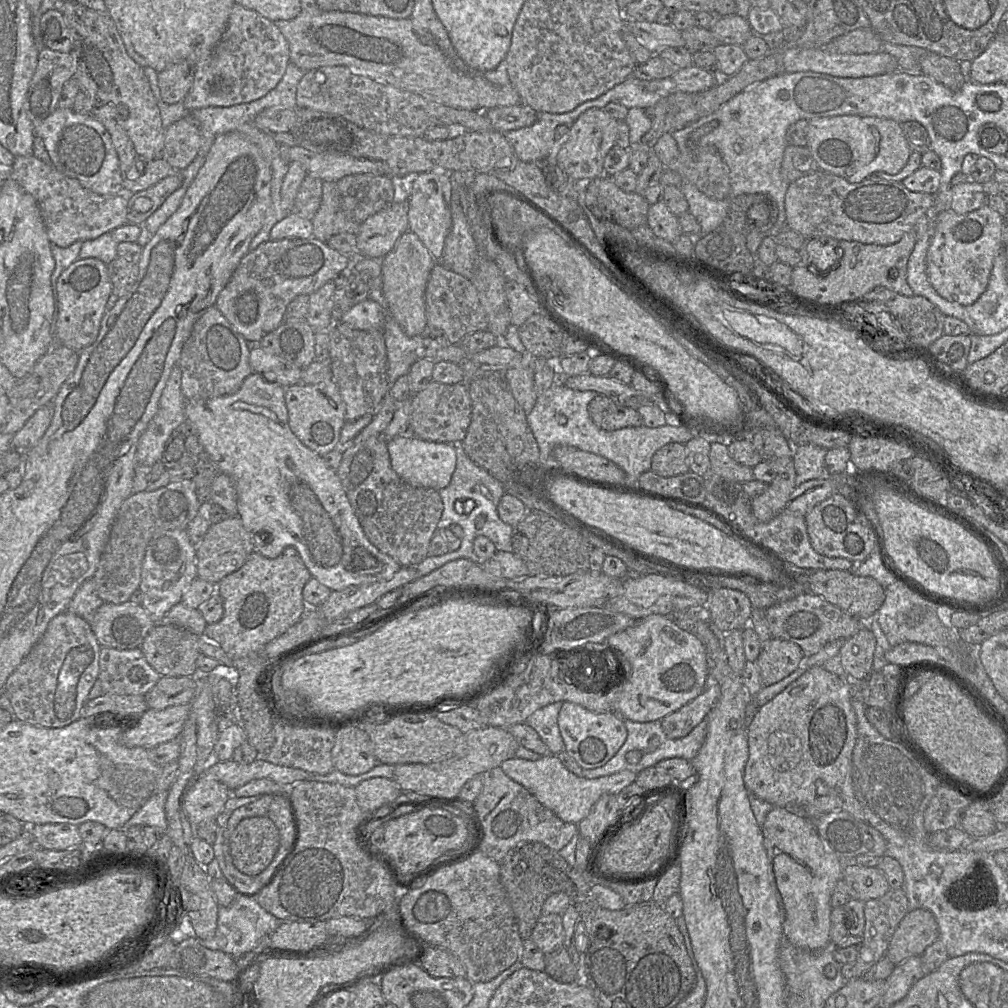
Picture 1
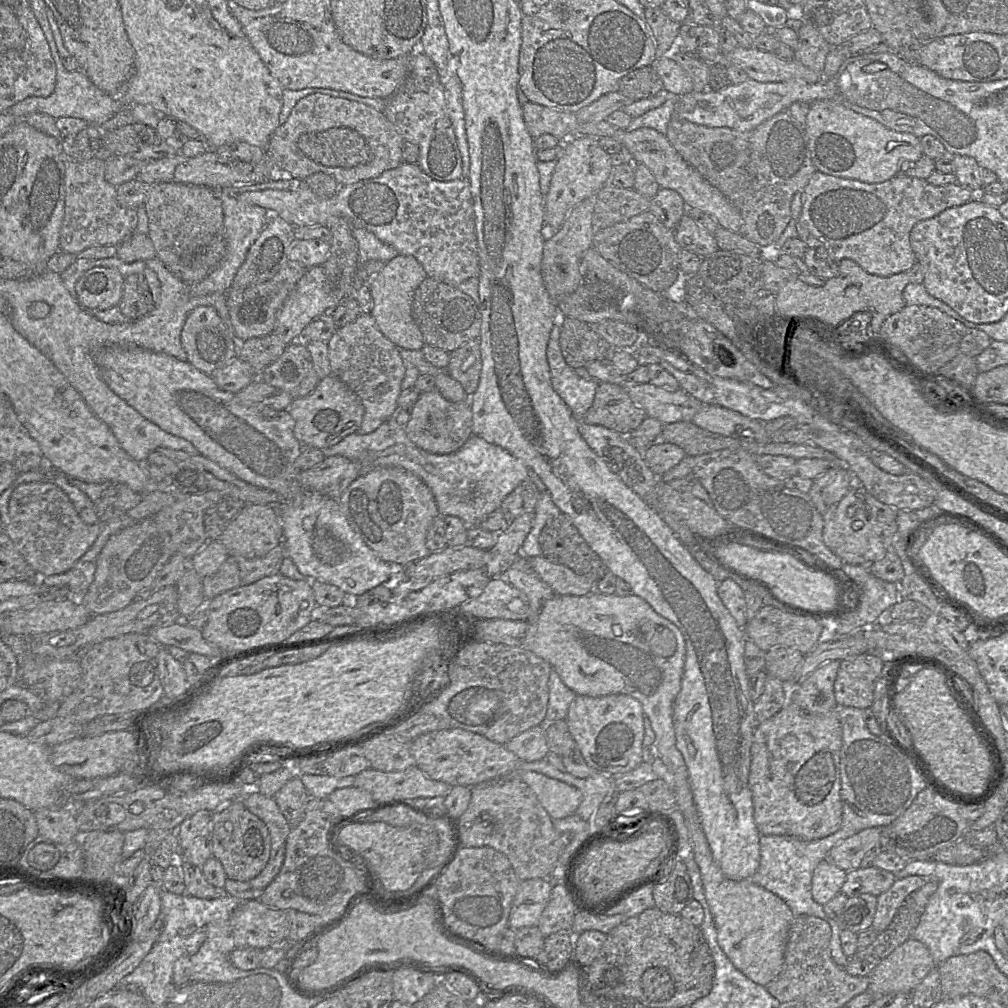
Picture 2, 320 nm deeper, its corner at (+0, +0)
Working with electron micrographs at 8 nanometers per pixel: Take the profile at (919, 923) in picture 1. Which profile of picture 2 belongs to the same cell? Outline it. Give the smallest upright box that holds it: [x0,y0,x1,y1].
[867,937,935,997]

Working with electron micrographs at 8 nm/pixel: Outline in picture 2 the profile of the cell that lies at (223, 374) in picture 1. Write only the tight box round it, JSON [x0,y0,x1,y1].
[181,305,239,375]

